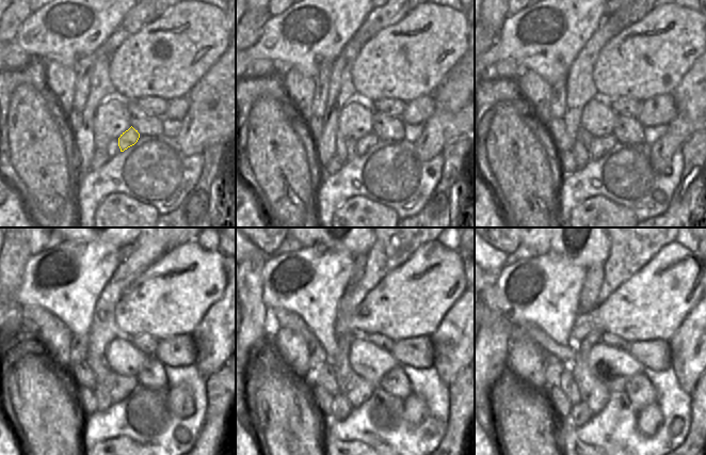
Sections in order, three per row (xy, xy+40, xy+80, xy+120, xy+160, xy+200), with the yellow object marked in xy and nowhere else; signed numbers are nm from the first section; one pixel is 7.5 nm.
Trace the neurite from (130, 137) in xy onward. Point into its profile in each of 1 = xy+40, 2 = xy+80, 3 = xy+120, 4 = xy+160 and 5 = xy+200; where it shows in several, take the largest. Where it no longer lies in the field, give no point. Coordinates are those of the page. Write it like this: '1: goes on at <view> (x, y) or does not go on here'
1: goes on at xy+40 (365, 143)
2: goes on at xy+80 (599, 146)
3: goes on at xy+120 (119, 387)
4: goes on at xy+160 (357, 390)
5: goes on at xy+200 (592, 391)

